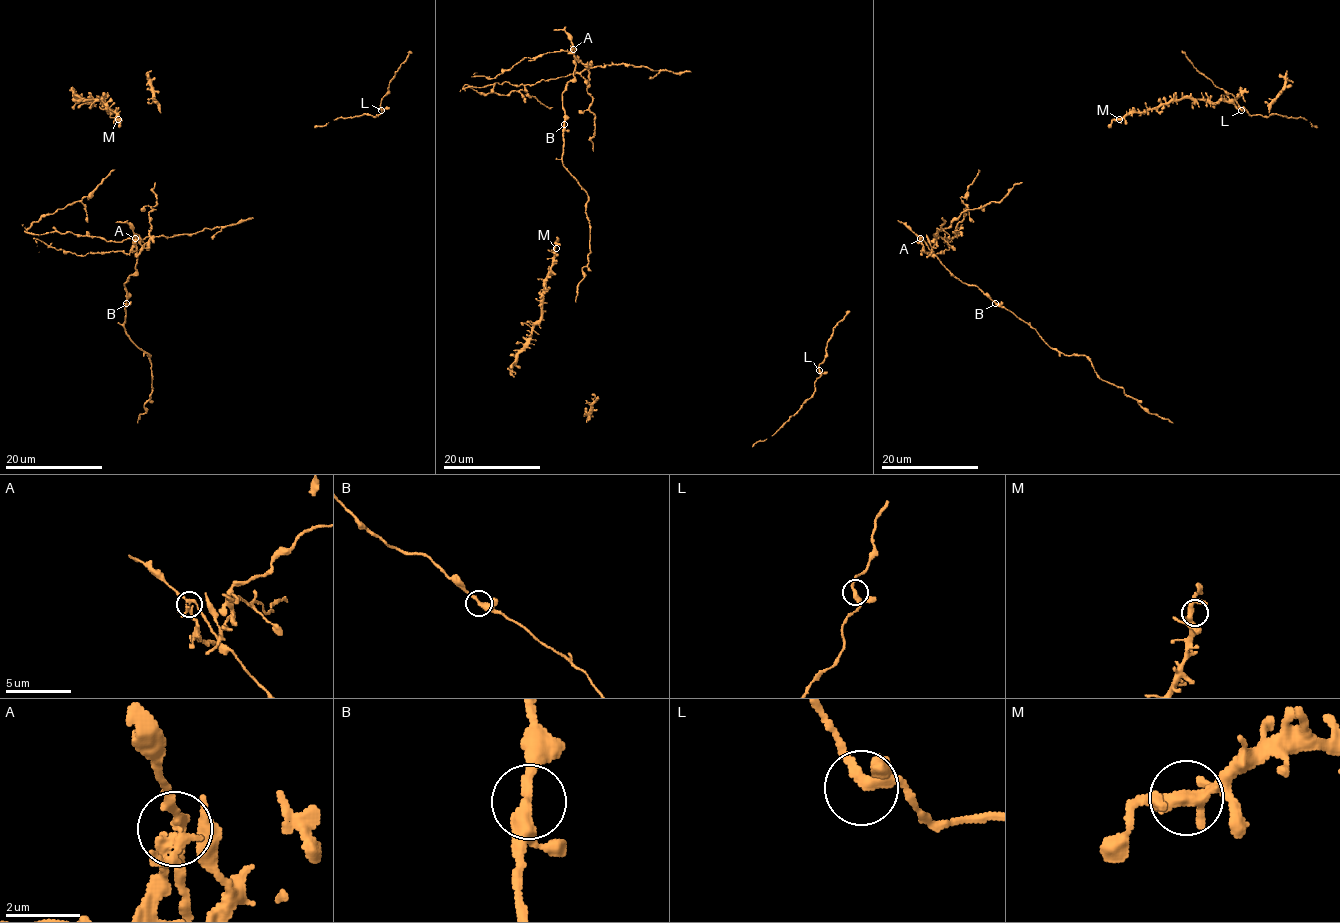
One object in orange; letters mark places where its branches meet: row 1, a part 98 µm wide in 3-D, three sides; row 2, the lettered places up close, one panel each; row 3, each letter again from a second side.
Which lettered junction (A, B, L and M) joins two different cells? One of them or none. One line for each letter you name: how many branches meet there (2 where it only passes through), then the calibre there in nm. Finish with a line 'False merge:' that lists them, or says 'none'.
A: 4 branches meet; 240 nm thick
False merge: A

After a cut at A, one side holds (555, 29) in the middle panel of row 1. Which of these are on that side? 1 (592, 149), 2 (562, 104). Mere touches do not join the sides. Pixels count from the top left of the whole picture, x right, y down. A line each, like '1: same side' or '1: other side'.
1: other side
2: same side

